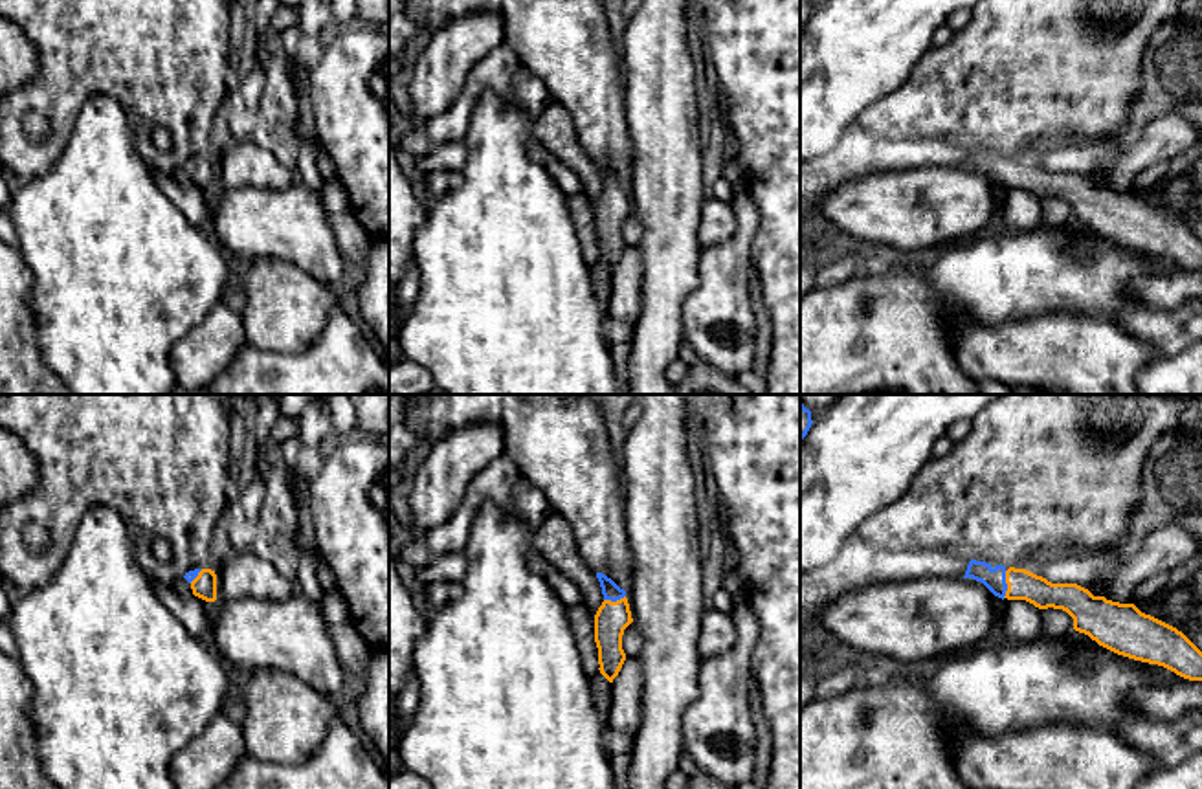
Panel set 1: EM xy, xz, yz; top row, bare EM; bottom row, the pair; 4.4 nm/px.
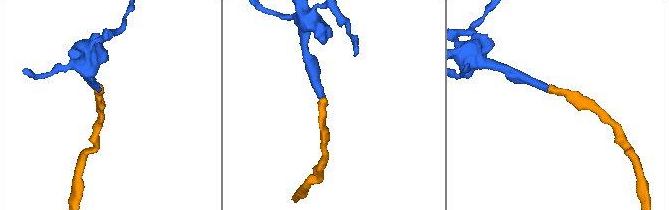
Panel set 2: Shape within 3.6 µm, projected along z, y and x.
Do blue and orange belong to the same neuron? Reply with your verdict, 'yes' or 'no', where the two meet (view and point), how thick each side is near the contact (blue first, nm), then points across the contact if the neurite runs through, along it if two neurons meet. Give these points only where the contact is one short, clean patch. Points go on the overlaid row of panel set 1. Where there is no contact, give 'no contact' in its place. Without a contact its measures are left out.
yes; meets blue in yz at (1006, 584); 100 nm thick on the blue side, 130 nm on the other; runs through yz (993, 578), (1006, 584), (1023, 584)

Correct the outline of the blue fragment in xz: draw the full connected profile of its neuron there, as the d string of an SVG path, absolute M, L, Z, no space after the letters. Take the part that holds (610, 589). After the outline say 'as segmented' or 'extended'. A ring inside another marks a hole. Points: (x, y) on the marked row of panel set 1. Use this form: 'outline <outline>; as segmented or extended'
outline M596 572L604 602L595 615L595 642L598 648L600 673L613 683L618 675L626 653L622 650L624 629L633 622L626 591L611 578Z; extended

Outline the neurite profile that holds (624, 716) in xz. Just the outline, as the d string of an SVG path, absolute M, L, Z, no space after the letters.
M626 657L611 683L611 703L606 728L635 738L642 723L642 675L637 657Z

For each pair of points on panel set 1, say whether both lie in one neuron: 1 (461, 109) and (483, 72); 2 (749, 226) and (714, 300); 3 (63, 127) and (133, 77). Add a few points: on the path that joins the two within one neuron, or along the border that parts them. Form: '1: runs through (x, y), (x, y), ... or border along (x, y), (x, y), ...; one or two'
1: runs through (467, 100), (479, 81); one
2: runs through (740, 244), (723, 266), (723, 281); one
3: runs through (65, 105), (92, 77), (111, 77); one

